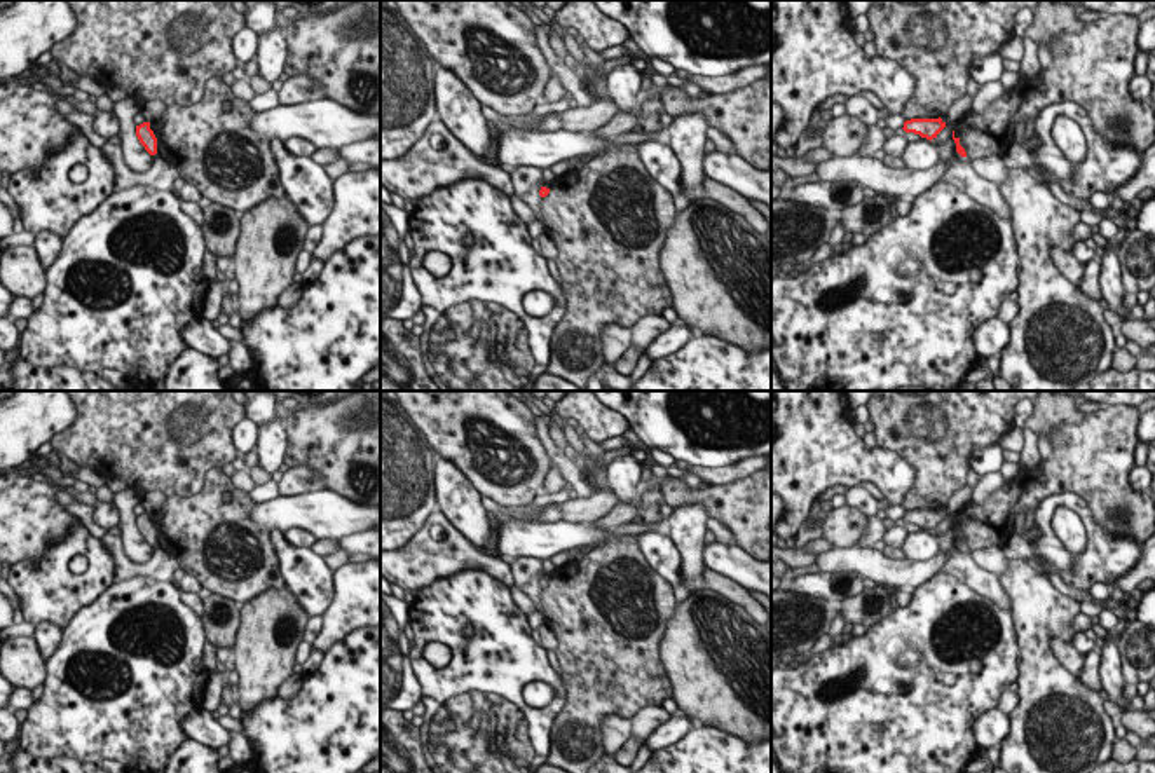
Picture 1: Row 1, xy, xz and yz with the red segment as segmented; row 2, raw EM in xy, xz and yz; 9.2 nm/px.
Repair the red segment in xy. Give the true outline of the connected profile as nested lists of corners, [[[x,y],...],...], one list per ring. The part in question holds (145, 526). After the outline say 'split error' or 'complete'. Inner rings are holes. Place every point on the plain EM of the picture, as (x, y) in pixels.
[[[150,513],[136,516],[136,527],[140,534],[145,537],[145,541],[154,548],[152,558],[141,565],[131,562],[126,557],[119,525],[108,529],[106,534],[101,537],[103,544],[110,550],[110,553],[115,558],[119,581],[127,581],[140,576],[152,578],[159,583],[173,581],[173,572],[180,569],[180,564],[157,543],[157,529],[150,520]]]; split error

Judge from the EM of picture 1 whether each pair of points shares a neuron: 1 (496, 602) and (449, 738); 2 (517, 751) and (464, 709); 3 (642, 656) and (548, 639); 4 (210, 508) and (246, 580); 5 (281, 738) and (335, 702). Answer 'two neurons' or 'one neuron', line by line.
1: one neuron
2: one neuron
3: two neurons
4: one neuron
5: one neuron

